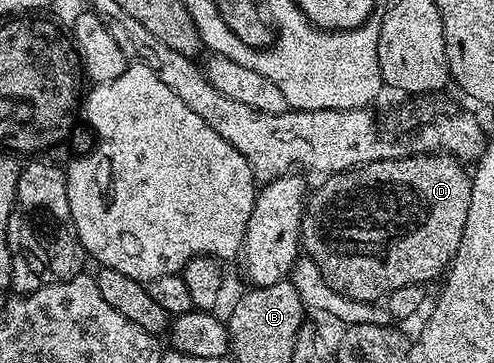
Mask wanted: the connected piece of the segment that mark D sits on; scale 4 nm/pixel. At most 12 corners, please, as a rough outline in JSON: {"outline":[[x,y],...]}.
{"outline":[[437,153],[332,173],[301,249],[379,303],[442,278],[472,174]]}

